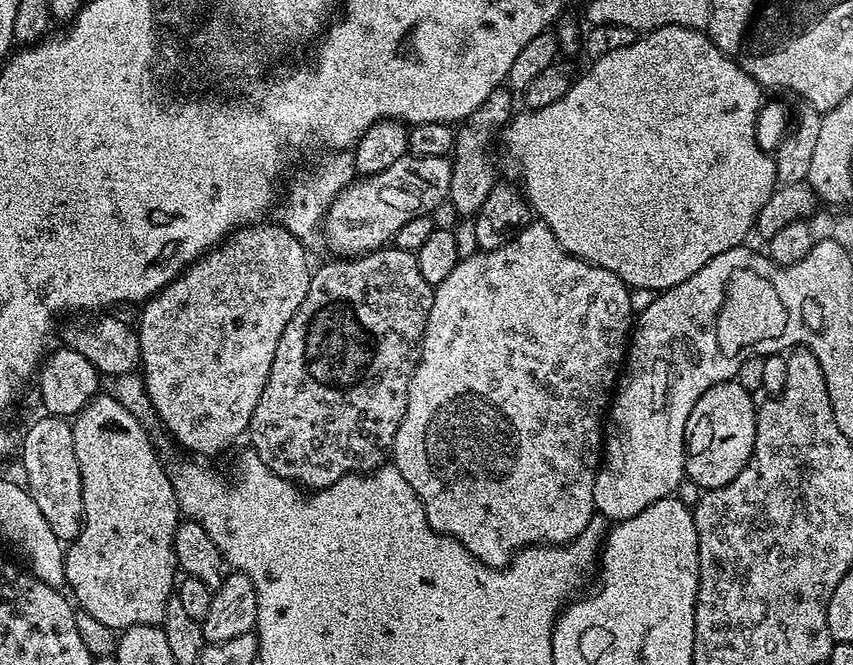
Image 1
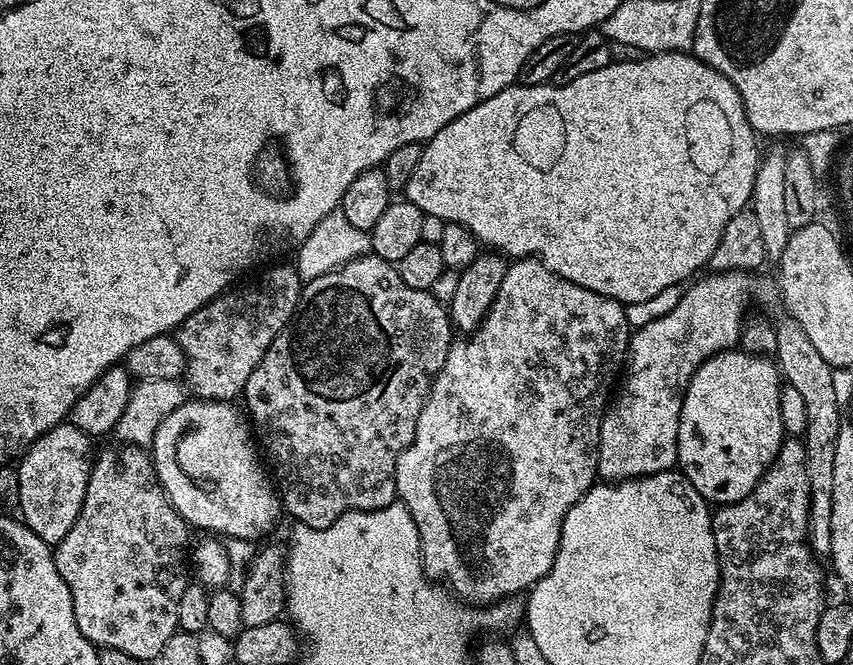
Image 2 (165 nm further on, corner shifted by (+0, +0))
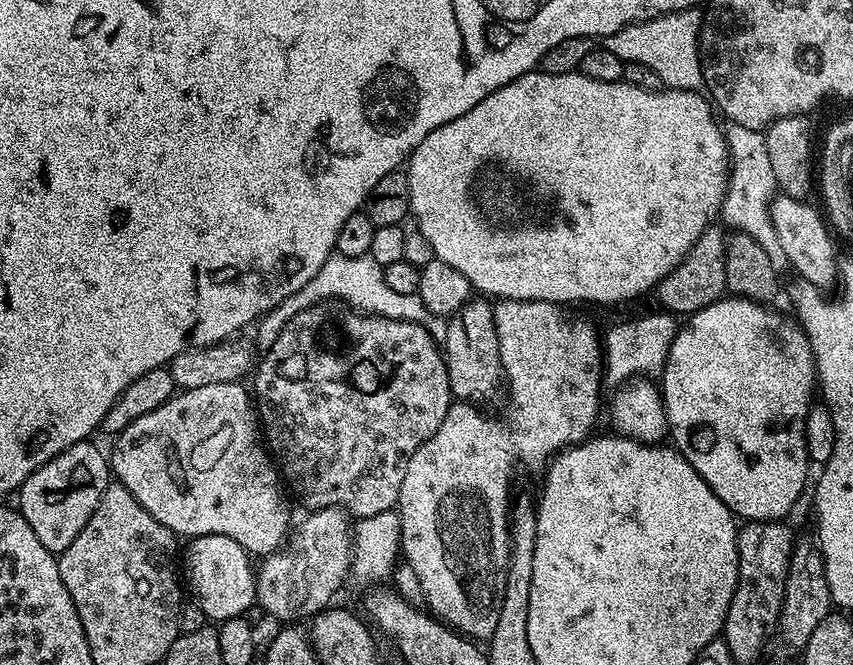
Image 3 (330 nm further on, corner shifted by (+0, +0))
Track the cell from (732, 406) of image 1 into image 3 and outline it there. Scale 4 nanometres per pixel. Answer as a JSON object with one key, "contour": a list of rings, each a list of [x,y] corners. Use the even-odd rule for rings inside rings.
{"contour":[[[725,295],[713,304],[707,304],[702,310],[691,313],[687,317],[688,325],[677,331],[674,342],[670,346],[670,354],[666,358],[662,369],[664,381],[659,381],[658,387],[664,398],[664,413],[668,419],[668,430],[671,443],[677,452],[680,452],[694,470],[722,498],[724,505],[732,511],[732,515],[741,521],[750,520],[779,520],[785,519],[784,515],[795,506],[808,484],[808,468],[810,461],[806,450],[806,414],[814,403],[814,393],[818,388],[816,363],[814,354],[810,350],[810,342],[806,334],[800,329],[791,315],[783,316],[775,312],[768,304],[759,304],[756,300],[745,300],[743,296]]]}

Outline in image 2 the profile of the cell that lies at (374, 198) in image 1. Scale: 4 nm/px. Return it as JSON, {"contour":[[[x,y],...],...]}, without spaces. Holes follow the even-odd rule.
{"contour":[[[657,52],[644,55],[642,62],[613,62],[600,70],[583,74],[569,84],[517,82],[494,94],[494,98],[478,102],[474,110],[466,110],[466,114],[442,126],[434,138],[426,141],[422,147],[422,158],[418,158],[418,167],[414,174],[410,174],[406,198],[421,208],[425,216],[442,218],[449,224],[468,228],[485,249],[508,258],[539,258],[551,272],[557,272],[586,290],[594,290],[594,294],[614,298],[623,305],[646,302],[646,298],[654,298],[654,294],[666,290],[666,286],[691,281],[701,271],[699,268],[711,261],[714,250],[718,250],[726,222],[749,207],[754,178],[762,159],[762,148],[756,145],[756,140],[758,133],[750,126],[742,98],[738,90],[734,90],[730,78],[706,66],[706,62],[699,60],[695,54]]]}

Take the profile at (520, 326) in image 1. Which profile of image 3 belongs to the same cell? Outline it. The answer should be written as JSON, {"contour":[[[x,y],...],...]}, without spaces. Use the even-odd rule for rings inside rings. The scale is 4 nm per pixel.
{"contour":[[[501,300],[494,308],[494,322],[496,323],[496,333],[498,334],[498,346],[500,347],[500,361],[504,367],[504,380],[506,381],[506,392],[508,388],[508,417],[505,420],[495,420],[492,416],[483,416],[481,409],[471,402],[453,402],[450,410],[446,414],[446,418],[442,418],[442,426],[438,426],[438,430],[434,430],[434,434],[422,446],[418,446],[418,450],[414,454],[414,458],[410,458],[410,462],[406,466],[406,478],[402,478],[402,490],[400,491],[400,502],[398,505],[398,515],[400,518],[400,546],[402,549],[403,559],[407,564],[414,568],[414,573],[418,574],[418,579],[422,584],[422,592],[425,594],[425,602],[427,611],[431,613],[437,620],[443,621],[449,628],[460,633],[461,636],[467,636],[476,642],[486,642],[494,634],[494,626],[498,626],[498,610],[502,610],[502,598],[506,590],[506,574],[508,573],[508,559],[510,558],[510,542],[508,541],[508,521],[510,519],[510,495],[508,491],[512,488],[512,471],[519,464],[525,464],[532,472],[537,474],[543,473],[547,469],[551,459],[558,452],[564,451],[565,448],[571,448],[580,444],[583,440],[593,435],[596,424],[596,415],[600,412],[600,388],[604,384],[604,349],[602,347],[602,336],[596,328],[588,320],[579,320],[576,316],[571,316],[571,311],[565,310],[559,304],[551,304],[550,302],[542,302],[541,300]]]}

